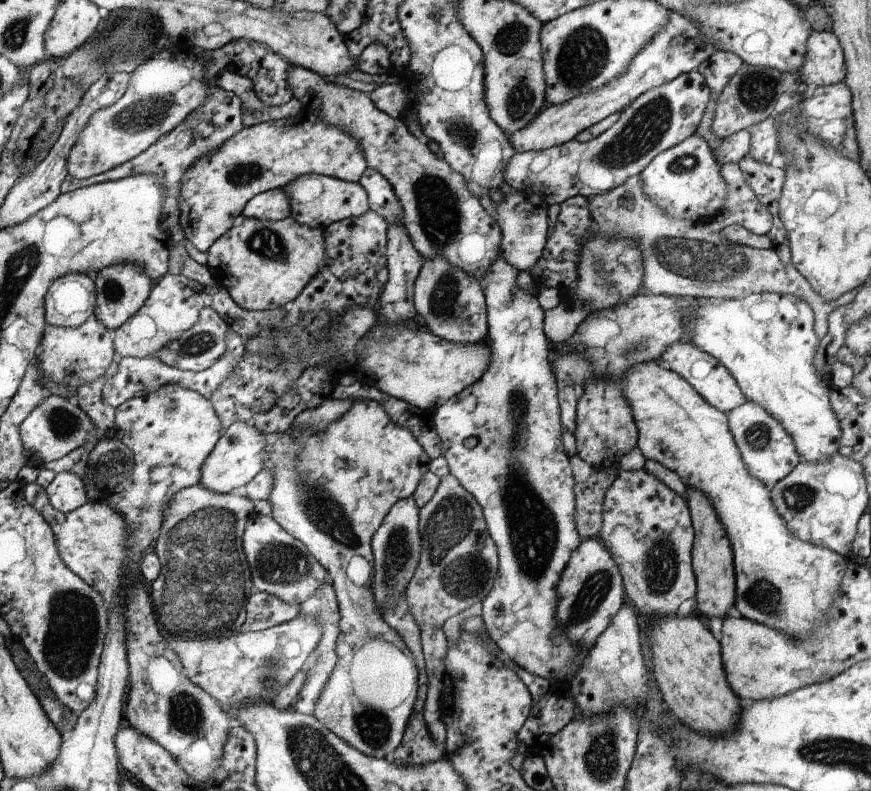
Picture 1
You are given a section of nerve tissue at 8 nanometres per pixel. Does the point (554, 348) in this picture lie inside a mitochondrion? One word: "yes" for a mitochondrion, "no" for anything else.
no

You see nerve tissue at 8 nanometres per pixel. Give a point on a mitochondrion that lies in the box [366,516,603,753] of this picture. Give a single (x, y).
(397, 550)

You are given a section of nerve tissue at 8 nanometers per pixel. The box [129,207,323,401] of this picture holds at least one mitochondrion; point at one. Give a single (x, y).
(265, 243)

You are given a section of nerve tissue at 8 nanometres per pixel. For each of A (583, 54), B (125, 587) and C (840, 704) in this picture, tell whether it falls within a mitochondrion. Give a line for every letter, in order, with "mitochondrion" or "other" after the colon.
A: mitochondrion
B: other
C: other

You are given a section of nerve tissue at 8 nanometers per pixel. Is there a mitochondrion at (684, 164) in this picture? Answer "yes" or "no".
yes

